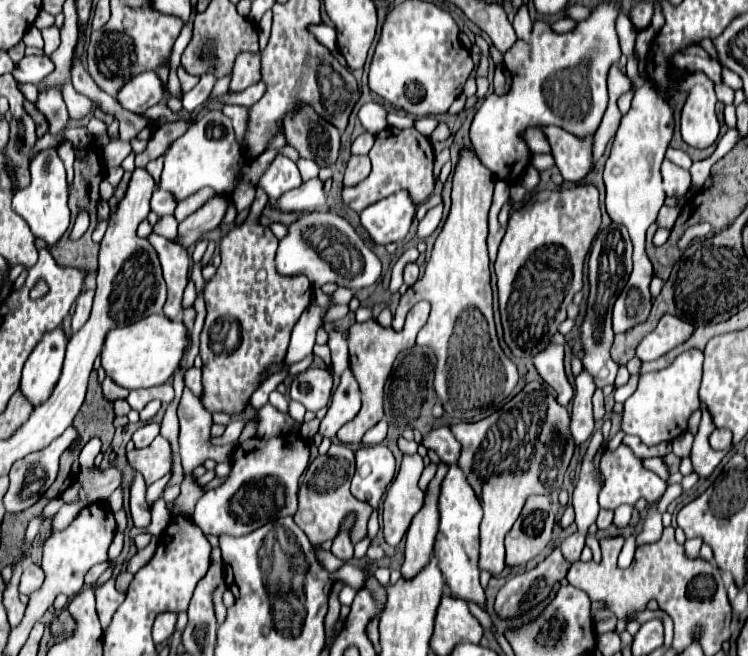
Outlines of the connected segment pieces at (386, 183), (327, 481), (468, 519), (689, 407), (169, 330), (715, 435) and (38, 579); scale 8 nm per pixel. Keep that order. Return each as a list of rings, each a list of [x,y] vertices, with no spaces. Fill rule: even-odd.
[[[386,128],[380,134],[376,134],[376,142],[370,150],[372,160],[372,172],[368,178],[358,182],[356,186],[344,186],[342,188],[342,200],[348,204],[354,212],[362,212],[366,206],[398,192],[406,190],[416,206],[420,206],[434,190],[434,178],[432,178],[432,166],[434,166],[434,154],[430,142],[416,130],[416,128]]]
[[[334,440],[330,450],[324,456],[318,456],[314,462],[310,462],[306,474],[302,474],[302,482],[300,482],[300,490],[298,490],[300,504],[298,504],[298,512],[294,514],[294,522],[306,532],[306,536],[310,538],[310,542],[314,546],[322,544],[326,540],[334,540],[348,514],[356,516],[354,526],[350,528],[352,544],[356,544],[358,540],[362,540],[366,536],[366,522],[372,514],[372,508],[366,506],[364,502],[356,500],[350,494],[350,480],[352,480],[354,468],[356,468],[354,450],[350,450],[346,444]]]
[[[450,466],[442,488],[440,488],[440,498],[438,498],[438,514],[440,514],[440,524],[438,524],[438,534],[434,542],[434,558],[438,562],[438,568],[450,588],[450,594],[466,600],[466,602],[476,602],[478,606],[484,608],[486,596],[480,586],[480,570],[478,570],[478,526],[482,520],[482,504],[478,502],[478,496],[474,490],[470,490],[470,484],[466,482],[466,476],[458,466]]]
[[[690,350],[676,356],[676,360],[656,372],[656,376],[640,376],[636,392],[626,400],[624,404],[624,416],[622,416],[622,430],[626,434],[638,436],[644,444],[660,444],[664,440],[674,440],[686,430],[688,416],[694,410],[704,410],[706,405],[698,400],[698,388],[702,378],[702,352]]]
[[[154,314],[128,326],[112,328],[106,334],[100,352],[102,368],[106,370],[106,376],[110,376],[118,386],[126,390],[160,386],[174,374],[188,344],[190,340],[186,338],[186,328],[182,322],[172,322],[164,316]]]
[[[714,430],[710,436],[710,446],[714,450],[728,450],[728,446],[732,446],[730,432],[728,430]]]
[[[28,564],[24,568],[24,576],[20,578],[20,594],[32,594],[34,590],[38,590],[38,586],[42,586],[42,582],[44,582],[42,568],[36,564]]]

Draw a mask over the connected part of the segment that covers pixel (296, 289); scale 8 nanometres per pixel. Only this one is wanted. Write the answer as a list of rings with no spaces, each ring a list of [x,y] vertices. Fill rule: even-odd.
[[[256,188],[256,198],[252,202],[250,218],[230,230],[220,242],[222,264],[210,282],[204,288],[206,302],[206,322],[200,334],[200,356],[202,356],[202,404],[208,412],[226,412],[240,414],[246,410],[250,396],[266,380],[266,370],[270,364],[282,364],[290,340],[290,332],[298,322],[300,314],[312,302],[312,284],[306,276],[280,276],[274,270],[274,254],[278,248],[278,238],[268,226],[258,224],[258,216],[266,206],[268,196],[262,188]]]

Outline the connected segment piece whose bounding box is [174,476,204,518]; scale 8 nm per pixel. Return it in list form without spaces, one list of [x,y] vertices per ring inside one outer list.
[[[186,476],[184,482],[180,485],[180,494],[178,498],[174,500],[174,511],[191,518],[196,500],[198,500],[198,494],[204,494],[204,492],[202,492],[202,486],[194,484],[194,478],[192,478],[192,476]]]

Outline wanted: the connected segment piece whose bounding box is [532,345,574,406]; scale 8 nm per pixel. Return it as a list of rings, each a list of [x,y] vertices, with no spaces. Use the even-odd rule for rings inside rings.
[[[548,345],[540,350],[534,358],[532,364],[536,372],[542,376],[542,380],[556,390],[556,400],[562,406],[568,406],[572,400],[572,386],[566,380],[564,374],[564,346]]]

